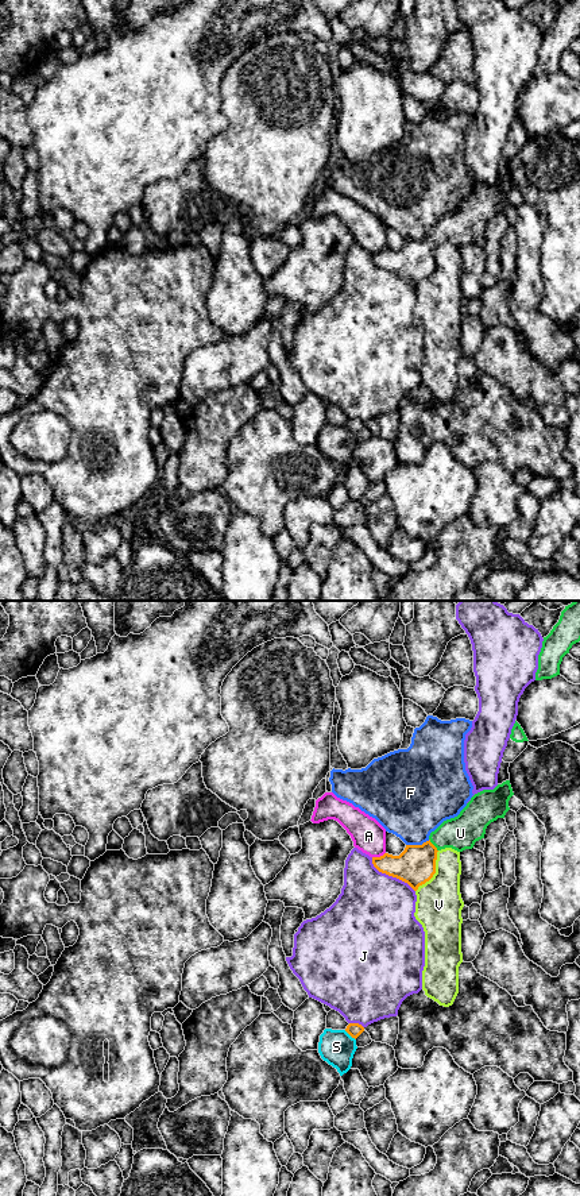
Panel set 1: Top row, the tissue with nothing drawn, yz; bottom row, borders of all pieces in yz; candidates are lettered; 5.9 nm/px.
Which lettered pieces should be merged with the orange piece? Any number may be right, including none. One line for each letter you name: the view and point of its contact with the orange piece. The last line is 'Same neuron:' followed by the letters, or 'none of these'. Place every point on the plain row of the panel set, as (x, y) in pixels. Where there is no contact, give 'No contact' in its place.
U: Touches orange at yz (433, 240)
Same neuron: U

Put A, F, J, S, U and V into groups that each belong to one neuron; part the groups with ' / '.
A / F / J / S / U / V

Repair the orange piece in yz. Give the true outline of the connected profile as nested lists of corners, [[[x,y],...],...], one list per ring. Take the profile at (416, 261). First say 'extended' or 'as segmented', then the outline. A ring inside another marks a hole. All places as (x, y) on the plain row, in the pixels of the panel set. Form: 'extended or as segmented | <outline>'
extended | [[[510,175],[498,180],[494,185],[475,189],[460,209],[444,216],[430,228],[426,238],[406,240],[399,251],[384,248],[380,252],[372,252],[374,262],[417,286],[436,269],[437,247],[445,243],[457,247],[472,244],[476,236],[484,234],[491,217],[504,213],[513,190]]]

